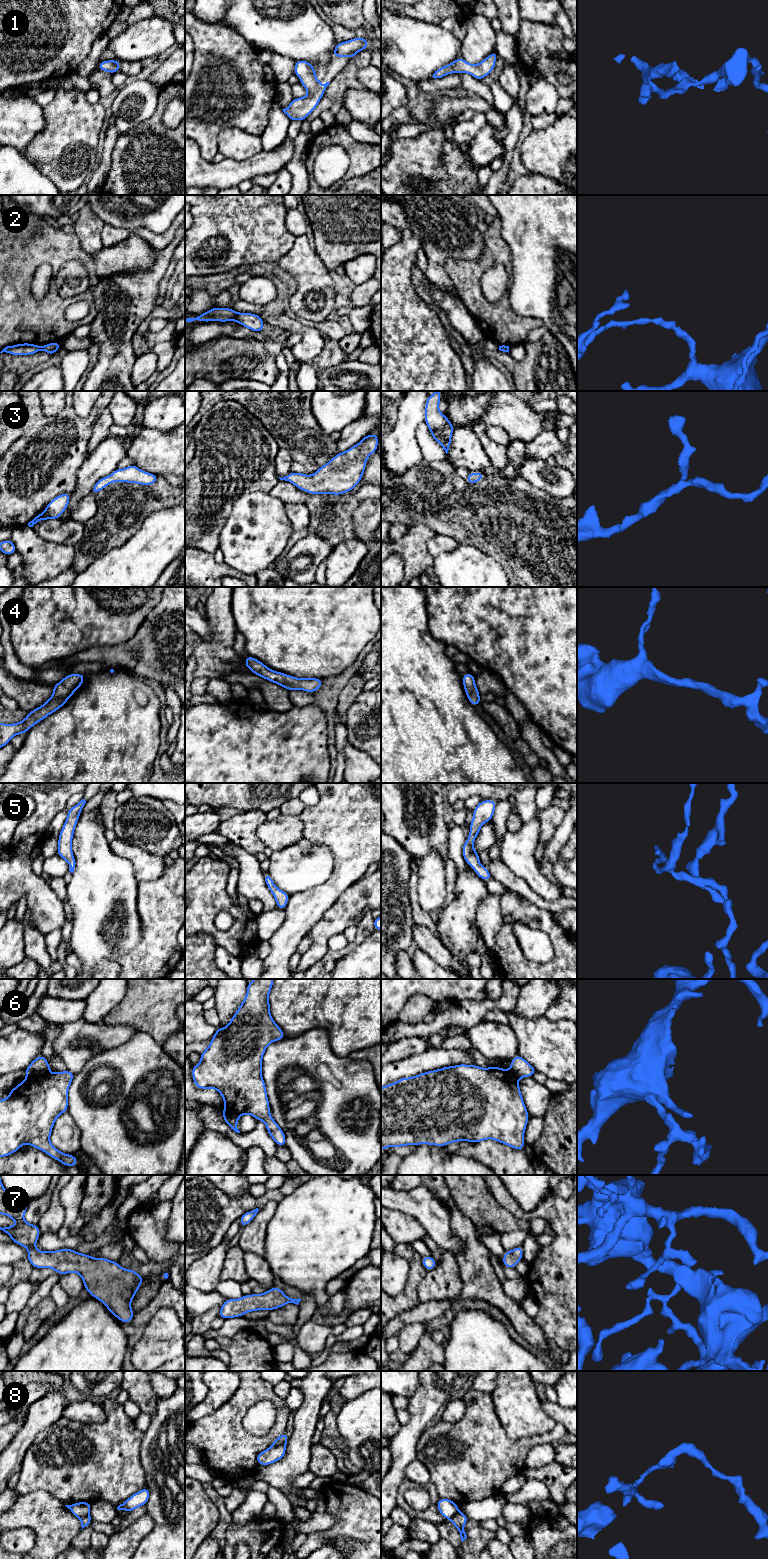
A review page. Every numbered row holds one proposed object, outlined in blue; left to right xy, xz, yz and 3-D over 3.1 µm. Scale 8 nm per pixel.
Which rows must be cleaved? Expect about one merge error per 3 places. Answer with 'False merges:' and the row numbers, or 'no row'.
False merges: 2, 6, 8

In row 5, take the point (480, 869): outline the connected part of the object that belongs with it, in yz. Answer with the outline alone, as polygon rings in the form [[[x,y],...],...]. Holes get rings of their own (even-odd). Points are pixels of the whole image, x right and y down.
[[[481,800],[481,802],[473,810],[473,818],[470,823],[470,831],[468,839],[462,847],[462,855],[467,865],[474,868],[474,872],[484,881],[492,878],[488,869],[479,863],[480,854],[478,854],[473,843],[480,832],[481,826],[492,820],[497,802],[495,800]]]

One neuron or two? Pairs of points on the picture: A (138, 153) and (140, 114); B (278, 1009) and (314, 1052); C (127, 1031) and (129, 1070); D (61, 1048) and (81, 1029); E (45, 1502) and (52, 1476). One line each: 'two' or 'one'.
A: two
B: two
C: two
D: one
E: two

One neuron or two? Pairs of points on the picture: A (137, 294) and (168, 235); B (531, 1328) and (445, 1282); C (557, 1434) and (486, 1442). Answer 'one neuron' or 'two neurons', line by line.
A: two neurons
B: two neurons
C: one neuron

